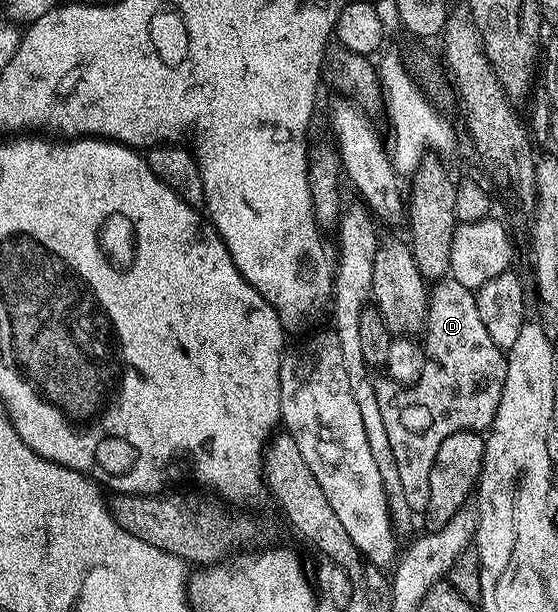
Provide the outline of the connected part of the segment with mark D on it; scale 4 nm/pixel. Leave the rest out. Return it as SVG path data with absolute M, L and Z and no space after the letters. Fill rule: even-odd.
M447 275L429 290L428 296L430 306L426 312L424 330L424 348L427 354L423 373L418 381L409 387L400 387L391 379L383 379L382 382L379 380L376 385L380 411L385 415L386 423L390 427L392 455L396 455L396 467L400 467L404 499L408 499L408 507L415 515L425 514L428 507L432 465L440 445L453 432L489 430L496 415L496 407L500 407L500 395L504 391L506 378L506 353L499 345L492 343L488 327L484 327L484 319L480 319L475 290L464 287L464 283L456 283L454 277Z

